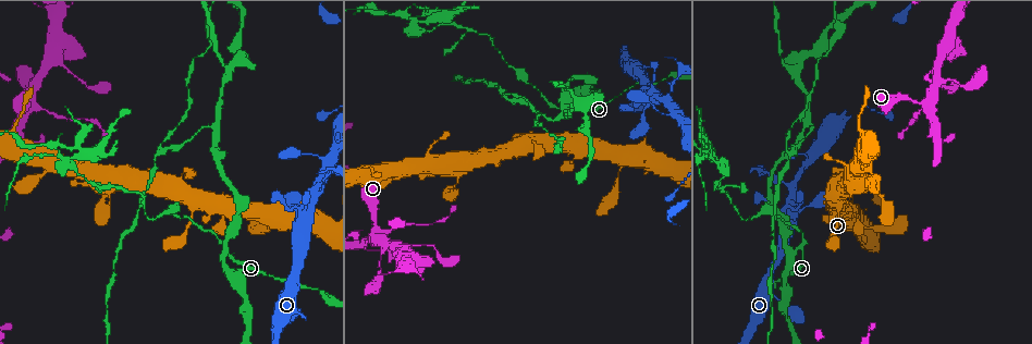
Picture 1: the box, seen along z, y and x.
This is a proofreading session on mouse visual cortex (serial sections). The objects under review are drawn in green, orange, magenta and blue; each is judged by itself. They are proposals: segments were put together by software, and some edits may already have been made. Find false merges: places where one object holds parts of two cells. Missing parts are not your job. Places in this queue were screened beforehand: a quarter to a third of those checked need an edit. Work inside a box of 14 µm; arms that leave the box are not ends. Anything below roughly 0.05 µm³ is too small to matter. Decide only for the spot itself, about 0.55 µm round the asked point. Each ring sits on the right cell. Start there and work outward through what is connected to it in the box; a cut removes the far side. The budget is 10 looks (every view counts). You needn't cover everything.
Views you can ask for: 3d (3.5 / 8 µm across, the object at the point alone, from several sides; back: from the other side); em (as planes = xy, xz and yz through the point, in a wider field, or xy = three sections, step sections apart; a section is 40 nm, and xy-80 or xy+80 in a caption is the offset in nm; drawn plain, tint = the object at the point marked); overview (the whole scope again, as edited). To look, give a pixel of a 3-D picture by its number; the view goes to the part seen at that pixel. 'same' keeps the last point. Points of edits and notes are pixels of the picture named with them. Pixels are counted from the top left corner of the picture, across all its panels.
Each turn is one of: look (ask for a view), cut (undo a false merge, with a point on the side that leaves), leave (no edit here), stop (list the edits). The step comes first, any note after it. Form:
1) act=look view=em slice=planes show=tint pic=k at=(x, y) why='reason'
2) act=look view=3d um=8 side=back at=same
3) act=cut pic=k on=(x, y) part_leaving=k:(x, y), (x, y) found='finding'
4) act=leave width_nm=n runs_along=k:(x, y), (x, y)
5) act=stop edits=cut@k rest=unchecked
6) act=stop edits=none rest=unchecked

act=look view=3d um=3.5 pic=1 at=(676, 78) why='sharp bend'

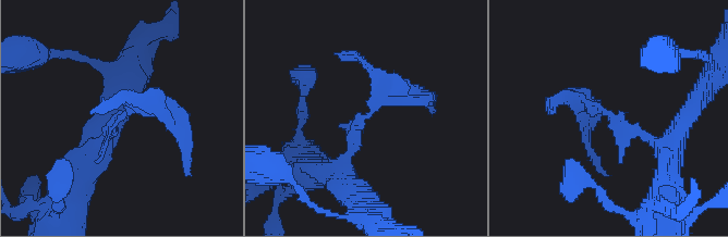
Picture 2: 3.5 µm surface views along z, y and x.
act=look view=em slice=xy step=1 show=tint pic=2 at=(120, 119) why='need the tissue'

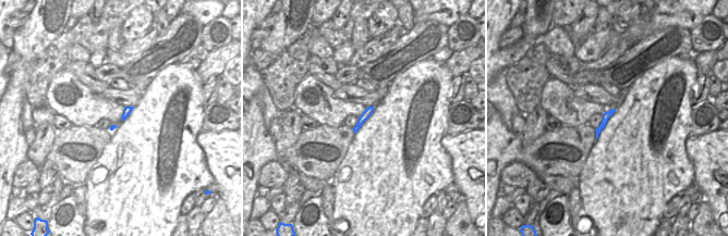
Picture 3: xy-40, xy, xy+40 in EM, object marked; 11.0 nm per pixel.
act=cut pic=2 on=(595, 103) width_nm=90 part_leaving=2:(625, 124), (569, 97), (551, 108) found='a second cell is stuck on'

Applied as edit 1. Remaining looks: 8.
act=look view=3d um=3.5 pic=1 at=(801, 250) why='abrupt turn'

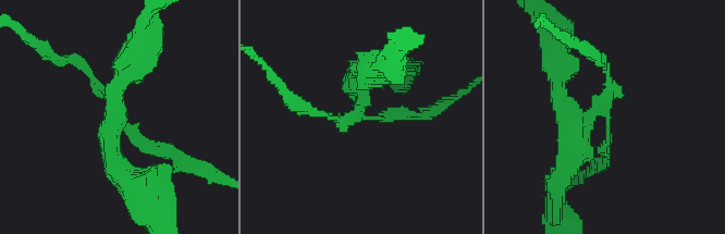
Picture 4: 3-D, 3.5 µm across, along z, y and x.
act=look view=em slice=planes show=tint pic=4 at=(364, 114) why='need the tissue'

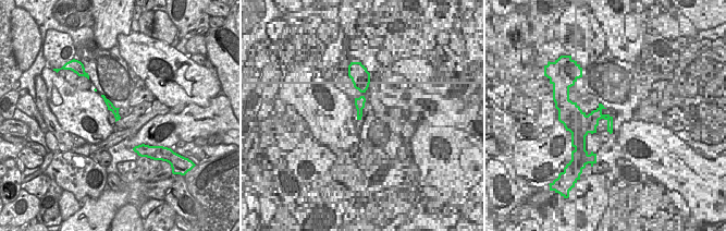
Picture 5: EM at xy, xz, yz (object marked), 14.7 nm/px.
act=cut pic=4 on=(112, 115) width_nm=120 part_leaving=4:(598, 110), (558, 102), (556, 49) found='a second cell is stuck on'

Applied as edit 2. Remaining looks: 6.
act=look view=overview why='redraw'

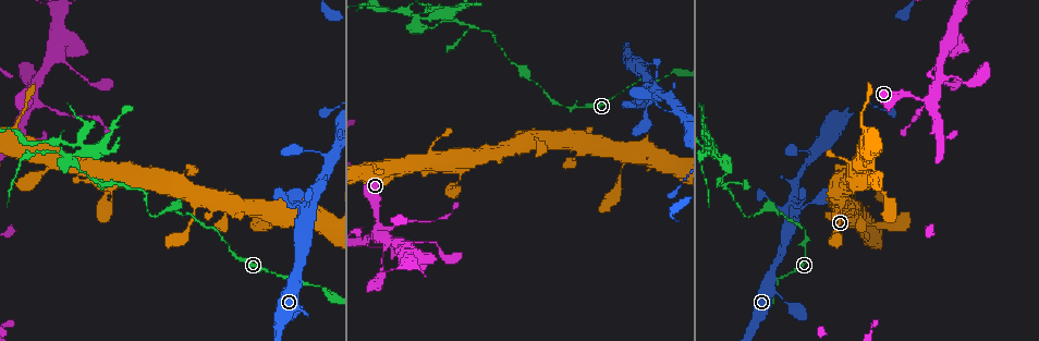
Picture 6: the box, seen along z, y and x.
act=look view=3d um=3.5 pic=6 at=(153, 216) why='abrupt turn'

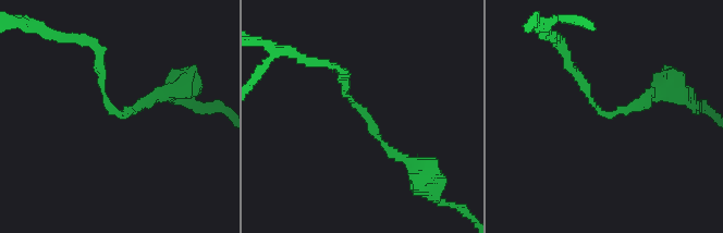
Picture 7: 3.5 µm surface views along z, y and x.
act=look view=em slice=planes show=tint pic=7 at=(365, 115) arm_widths_nm=150,150

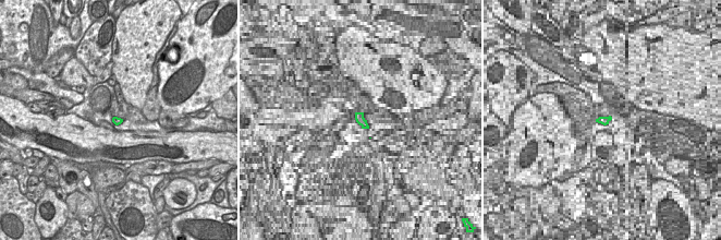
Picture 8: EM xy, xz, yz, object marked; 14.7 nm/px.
act=leave runs_along=7:(411, 163), (378, 138), (344, 94), (344, 76) found='continuous, no second cell'

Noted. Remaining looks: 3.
act=look view=em slice=planes show=tint pic=6 at=(417, 17) why='branch point'

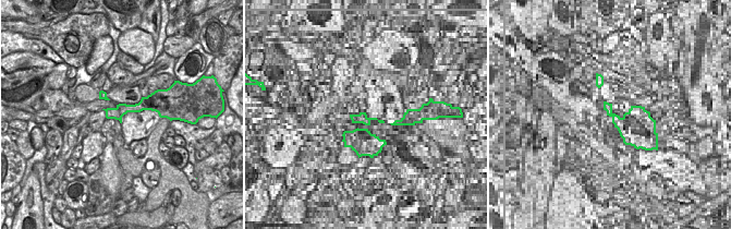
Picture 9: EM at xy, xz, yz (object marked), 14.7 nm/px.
act=look view=3d um=3.5 at=same why='wider look'

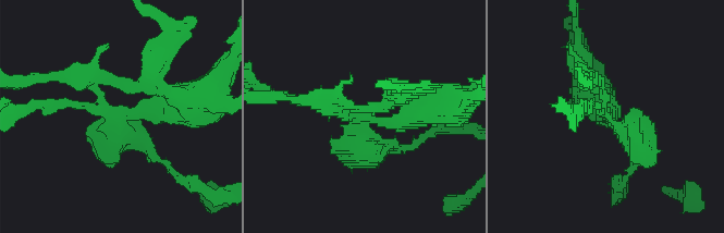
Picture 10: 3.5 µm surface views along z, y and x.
act=cut pic=10 on=(590, 112) part_leaving=10:(367, 120), (401, 122), (464, 100) found='a second cell is stuck on'

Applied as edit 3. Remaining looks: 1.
act=stop edits=cut@2,cut@4,cut@10 rest=unchecked

